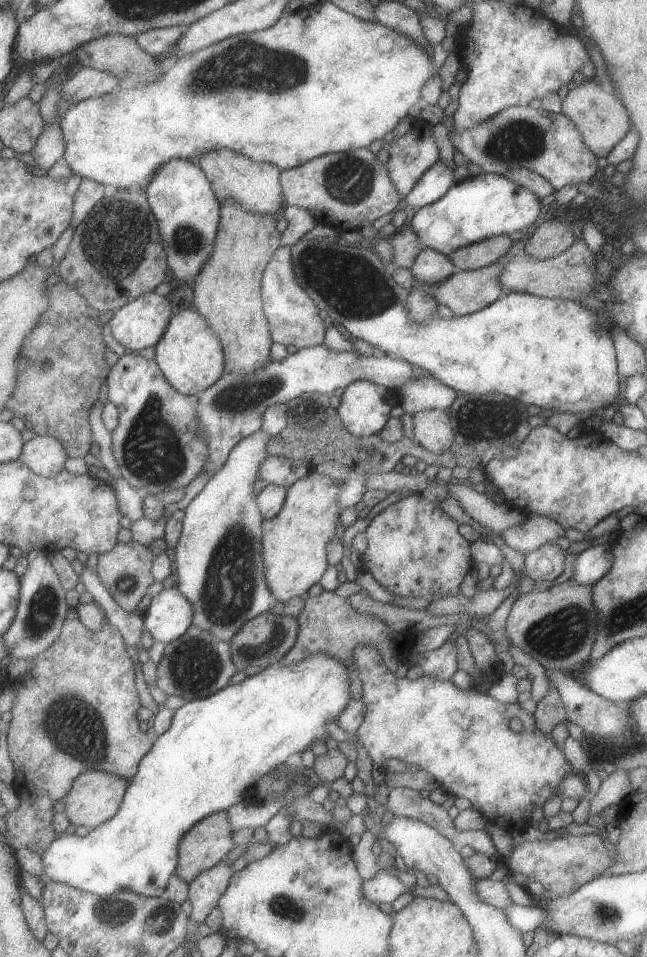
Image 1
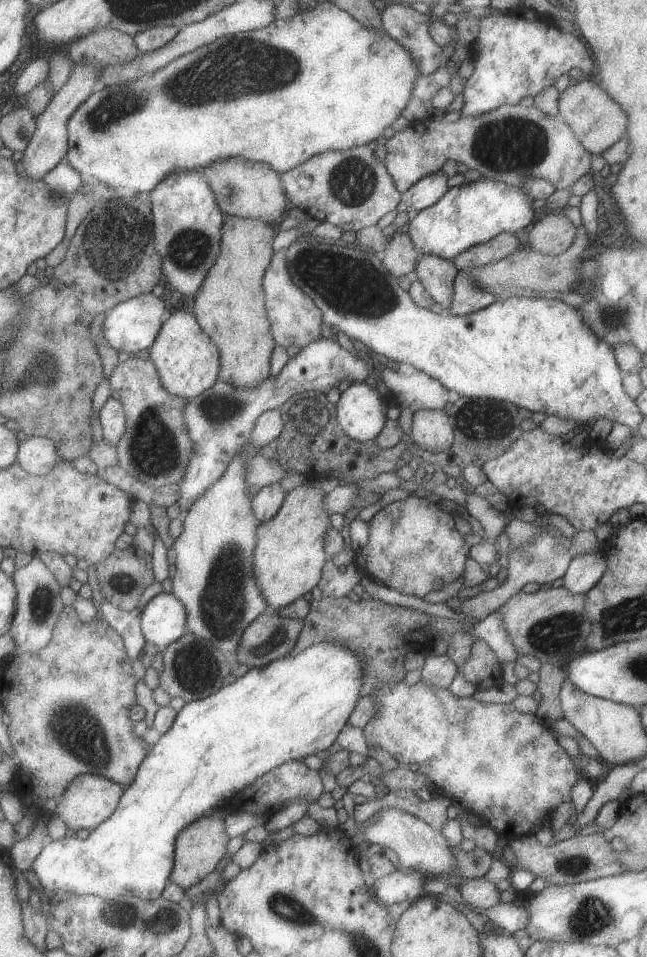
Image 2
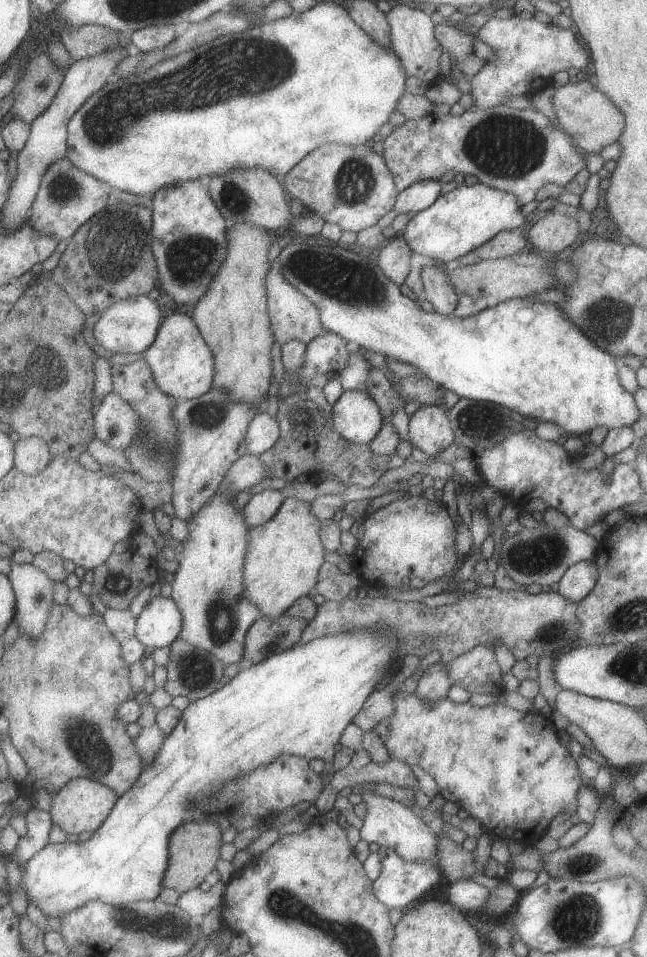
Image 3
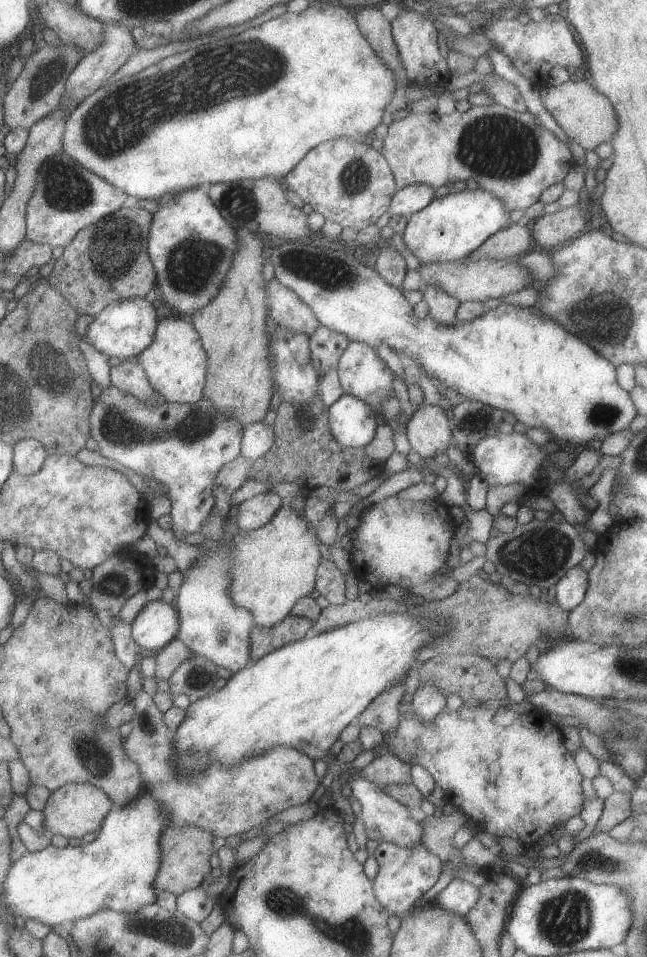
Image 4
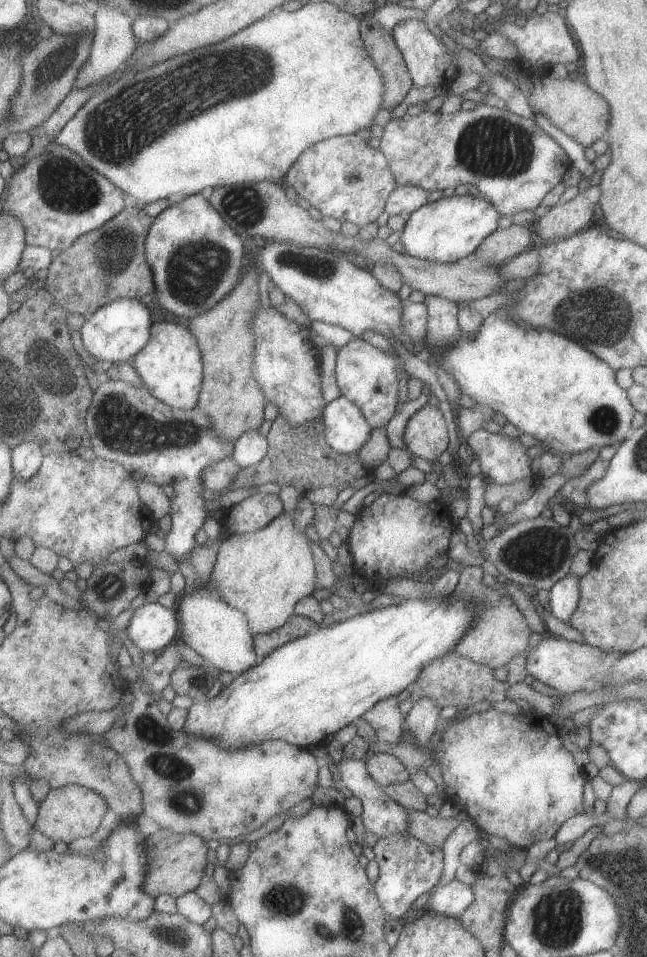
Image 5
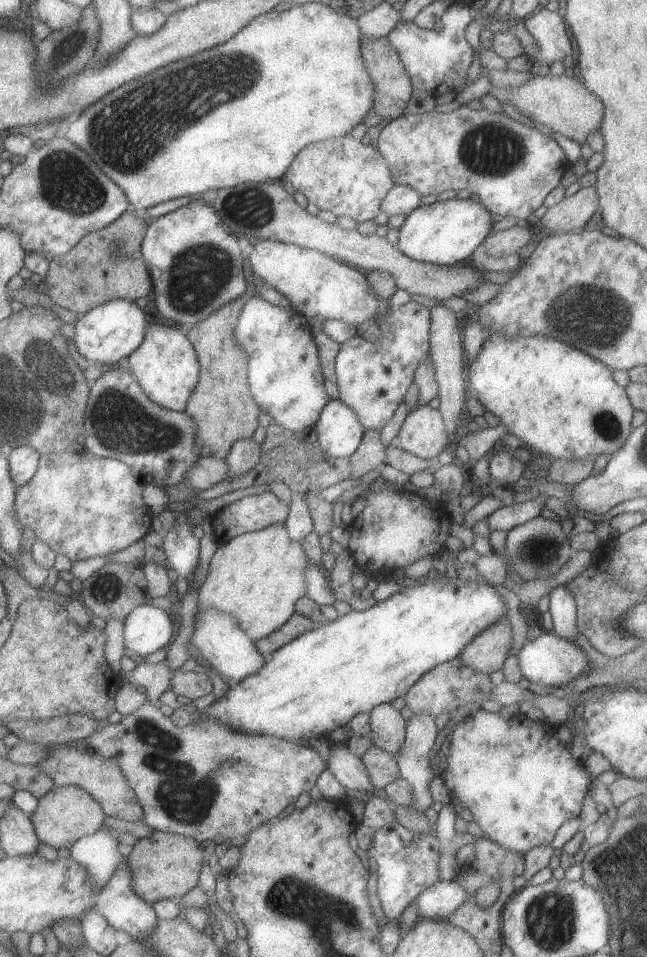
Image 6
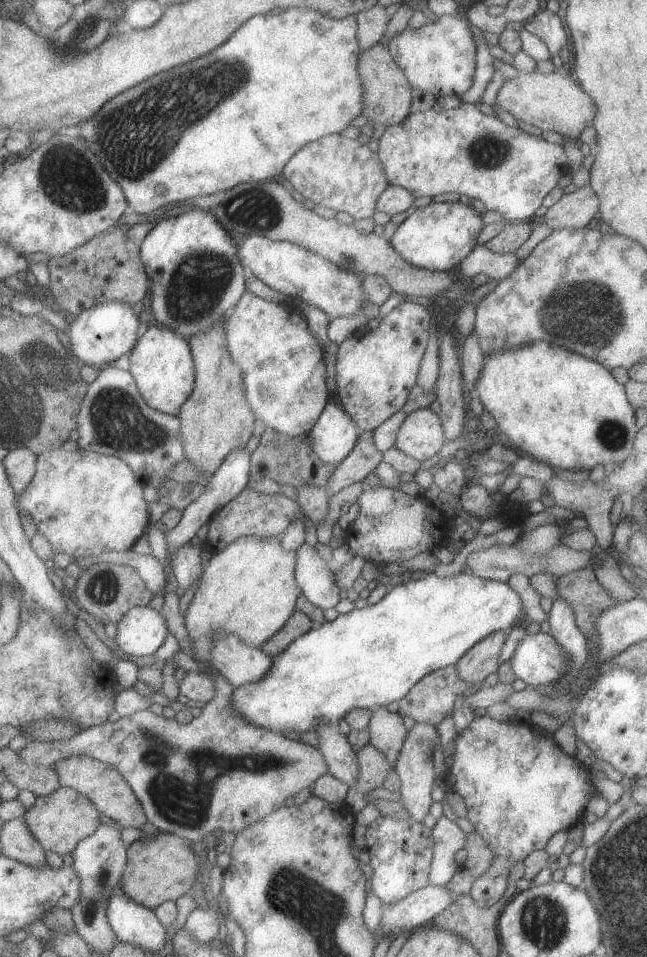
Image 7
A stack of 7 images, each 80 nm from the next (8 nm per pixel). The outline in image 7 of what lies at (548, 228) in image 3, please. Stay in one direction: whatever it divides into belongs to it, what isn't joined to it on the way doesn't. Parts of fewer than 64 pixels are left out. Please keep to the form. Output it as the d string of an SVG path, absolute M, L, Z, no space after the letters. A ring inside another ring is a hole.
M589 184L563 196L550 206L540 218L552 231L562 228L583 228L599 206L598 196Z

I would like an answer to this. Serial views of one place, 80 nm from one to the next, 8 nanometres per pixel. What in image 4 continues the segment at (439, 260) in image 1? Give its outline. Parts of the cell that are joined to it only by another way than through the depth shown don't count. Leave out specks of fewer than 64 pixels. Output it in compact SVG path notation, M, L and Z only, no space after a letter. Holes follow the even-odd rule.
M427 284L422 291L423 301L428 307L428 316L431 320L439 322L441 326L453 326L457 324L456 311L458 302L455 298L451 298L449 294L445 294L441 288Z

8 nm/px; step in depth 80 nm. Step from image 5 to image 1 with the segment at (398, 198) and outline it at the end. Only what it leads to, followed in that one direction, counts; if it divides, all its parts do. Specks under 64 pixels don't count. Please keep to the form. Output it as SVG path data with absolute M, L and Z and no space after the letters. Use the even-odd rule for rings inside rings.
M437 159L402 198L401 206L407 210L413 208L415 211L419 207L431 204L440 199L453 183L453 169Z

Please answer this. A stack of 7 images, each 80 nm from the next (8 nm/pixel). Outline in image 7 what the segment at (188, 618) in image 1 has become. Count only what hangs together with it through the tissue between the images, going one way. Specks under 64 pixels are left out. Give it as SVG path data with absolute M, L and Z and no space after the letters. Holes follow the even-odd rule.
M135 607L118 623L116 643L122 656L151 656L167 640L169 626L161 610Z

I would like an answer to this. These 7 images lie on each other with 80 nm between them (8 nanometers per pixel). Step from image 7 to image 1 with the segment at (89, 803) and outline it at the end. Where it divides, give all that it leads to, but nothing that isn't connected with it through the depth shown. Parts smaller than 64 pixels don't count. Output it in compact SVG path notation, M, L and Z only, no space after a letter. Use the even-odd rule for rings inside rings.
M91 769L79 775L71 792L66 796L65 814L75 826L84 825L89 830L100 827L121 810L130 781L118 774L101 769Z

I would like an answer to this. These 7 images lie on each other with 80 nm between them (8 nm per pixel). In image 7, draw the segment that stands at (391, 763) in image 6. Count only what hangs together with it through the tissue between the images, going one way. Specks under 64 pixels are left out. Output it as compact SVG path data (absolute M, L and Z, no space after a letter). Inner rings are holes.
M370 742L356 754L358 764L357 780L348 788L345 804L354 816L366 805L364 796L370 790L382 786L387 773L393 769L390 762Z

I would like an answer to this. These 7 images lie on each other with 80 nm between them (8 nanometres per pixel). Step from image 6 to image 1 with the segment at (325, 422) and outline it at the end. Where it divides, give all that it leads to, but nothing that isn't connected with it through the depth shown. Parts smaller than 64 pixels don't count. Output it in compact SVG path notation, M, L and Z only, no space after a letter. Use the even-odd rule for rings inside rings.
M369 381L348 384L336 409L343 426L356 437L378 434L393 408L385 402L385 394L383 385Z

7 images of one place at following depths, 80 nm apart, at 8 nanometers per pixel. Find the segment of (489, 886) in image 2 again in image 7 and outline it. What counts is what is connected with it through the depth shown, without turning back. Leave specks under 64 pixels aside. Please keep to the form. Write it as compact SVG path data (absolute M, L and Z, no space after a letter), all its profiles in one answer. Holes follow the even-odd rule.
M428 884L392 905L382 904L376 934L380 938L380 935L395 936L400 930L411 932L415 927L433 922L434 916L453 901L454 894L445 885Z

